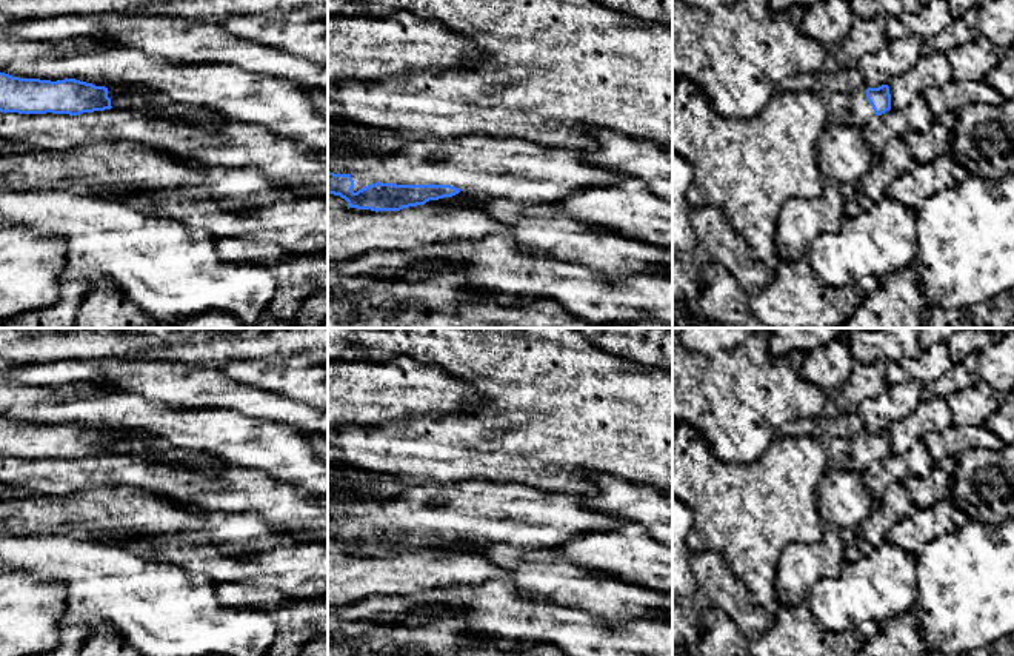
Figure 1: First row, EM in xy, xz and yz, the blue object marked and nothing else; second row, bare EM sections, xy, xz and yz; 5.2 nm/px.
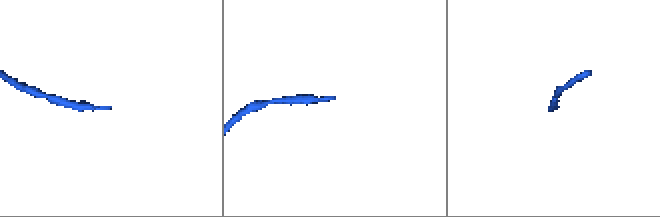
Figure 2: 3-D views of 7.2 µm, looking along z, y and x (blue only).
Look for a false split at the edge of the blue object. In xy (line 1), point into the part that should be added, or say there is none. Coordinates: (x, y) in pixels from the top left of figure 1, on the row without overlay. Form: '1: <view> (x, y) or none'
1: none

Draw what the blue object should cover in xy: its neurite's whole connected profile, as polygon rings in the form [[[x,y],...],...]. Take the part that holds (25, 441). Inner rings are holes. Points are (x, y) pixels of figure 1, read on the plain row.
[[[0,417],[0,457],[69,459],[111,454],[108,433],[75,423],[20,423]]]

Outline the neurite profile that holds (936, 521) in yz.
[[[949,497],[937,500],[931,508],[914,508],[908,517],[889,528],[886,539],[916,556],[929,541],[952,533],[968,522],[969,517]]]

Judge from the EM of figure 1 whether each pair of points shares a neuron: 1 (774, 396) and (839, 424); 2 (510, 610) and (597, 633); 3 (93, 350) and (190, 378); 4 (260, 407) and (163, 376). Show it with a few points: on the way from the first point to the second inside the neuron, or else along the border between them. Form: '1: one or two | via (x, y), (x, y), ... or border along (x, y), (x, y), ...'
1: two | border along (820, 413), (816, 418)
2: one | via (531, 624), (554, 624), (576, 633)
3: two | border along (160, 359), (110, 358), (103, 361)
4: one | via (236, 396), (210, 387), (188, 387)

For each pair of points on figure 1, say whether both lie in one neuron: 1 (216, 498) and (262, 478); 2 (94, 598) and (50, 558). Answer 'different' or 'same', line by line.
1: same
2: same

